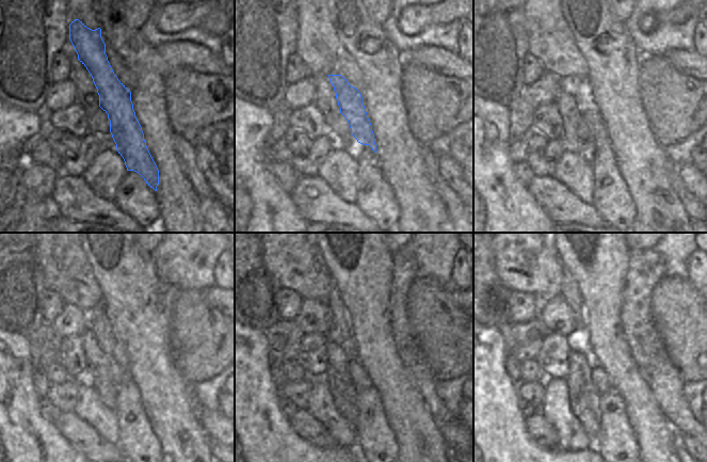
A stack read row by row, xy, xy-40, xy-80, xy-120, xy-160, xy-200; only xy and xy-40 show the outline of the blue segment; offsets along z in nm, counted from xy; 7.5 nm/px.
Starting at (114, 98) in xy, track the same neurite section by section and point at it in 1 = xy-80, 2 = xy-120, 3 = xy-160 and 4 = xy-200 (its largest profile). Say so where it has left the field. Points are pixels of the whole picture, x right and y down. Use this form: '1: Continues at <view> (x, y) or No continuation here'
1: Continues at xy-80 (579, 86)
2: Continues at xy-120 (99, 325)
3: Continues at xy-160 (339, 332)
4: Continues at xy-200 (578, 339)

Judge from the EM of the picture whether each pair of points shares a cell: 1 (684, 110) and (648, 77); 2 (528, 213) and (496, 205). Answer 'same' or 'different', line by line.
1: same
2: same

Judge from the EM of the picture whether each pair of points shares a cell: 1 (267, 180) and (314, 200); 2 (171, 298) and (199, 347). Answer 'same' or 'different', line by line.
1: different
2: same

